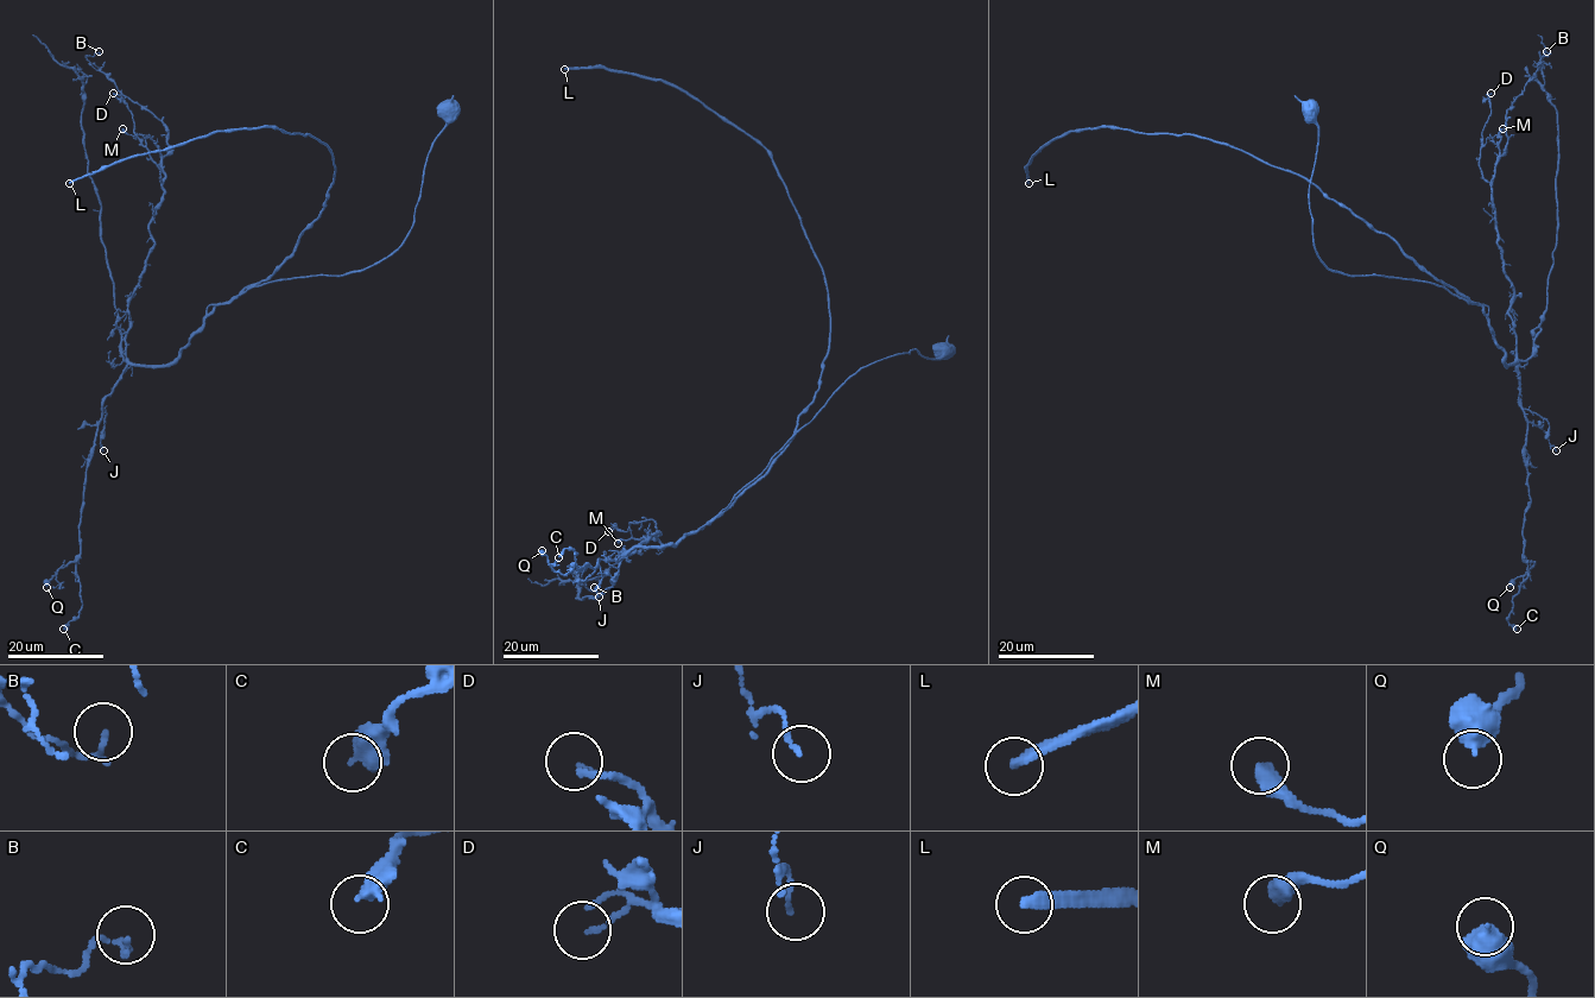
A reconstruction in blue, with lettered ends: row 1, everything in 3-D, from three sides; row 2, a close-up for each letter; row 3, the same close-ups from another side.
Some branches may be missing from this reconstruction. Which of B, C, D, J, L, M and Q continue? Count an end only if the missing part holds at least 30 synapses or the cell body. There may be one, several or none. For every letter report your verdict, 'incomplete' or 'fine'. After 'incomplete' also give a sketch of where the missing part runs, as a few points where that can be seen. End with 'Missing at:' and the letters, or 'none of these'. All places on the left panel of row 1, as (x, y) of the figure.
B: fine
C: fine
D: fine
J: fine
L: incomplete
M: fine
Q: fine
Missing at: L

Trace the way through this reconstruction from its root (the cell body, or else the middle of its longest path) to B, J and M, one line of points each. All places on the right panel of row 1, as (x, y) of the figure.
B: (1306, 111), (1323, 264), (1478, 303), (1511, 365), (1491, 187), (1507, 111), (1546, 51)
J: (1306, 111), (1317, 126), (1309, 208), (1320, 259), (1478, 303), (1516, 366), (1521, 406), (1546, 421), (1556, 450)
M: (1306, 111), (1323, 264), (1478, 303), (1511, 365), (1513, 286), (1491, 193), (1502, 128)

